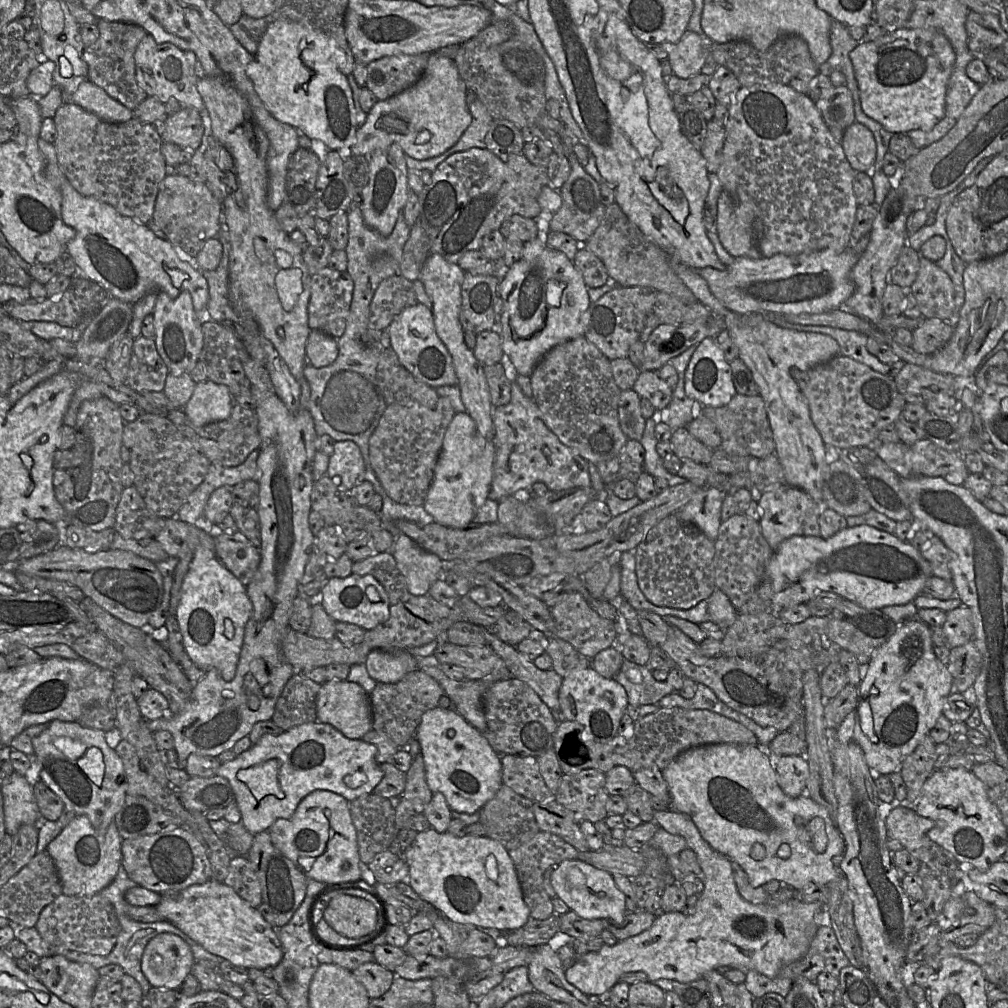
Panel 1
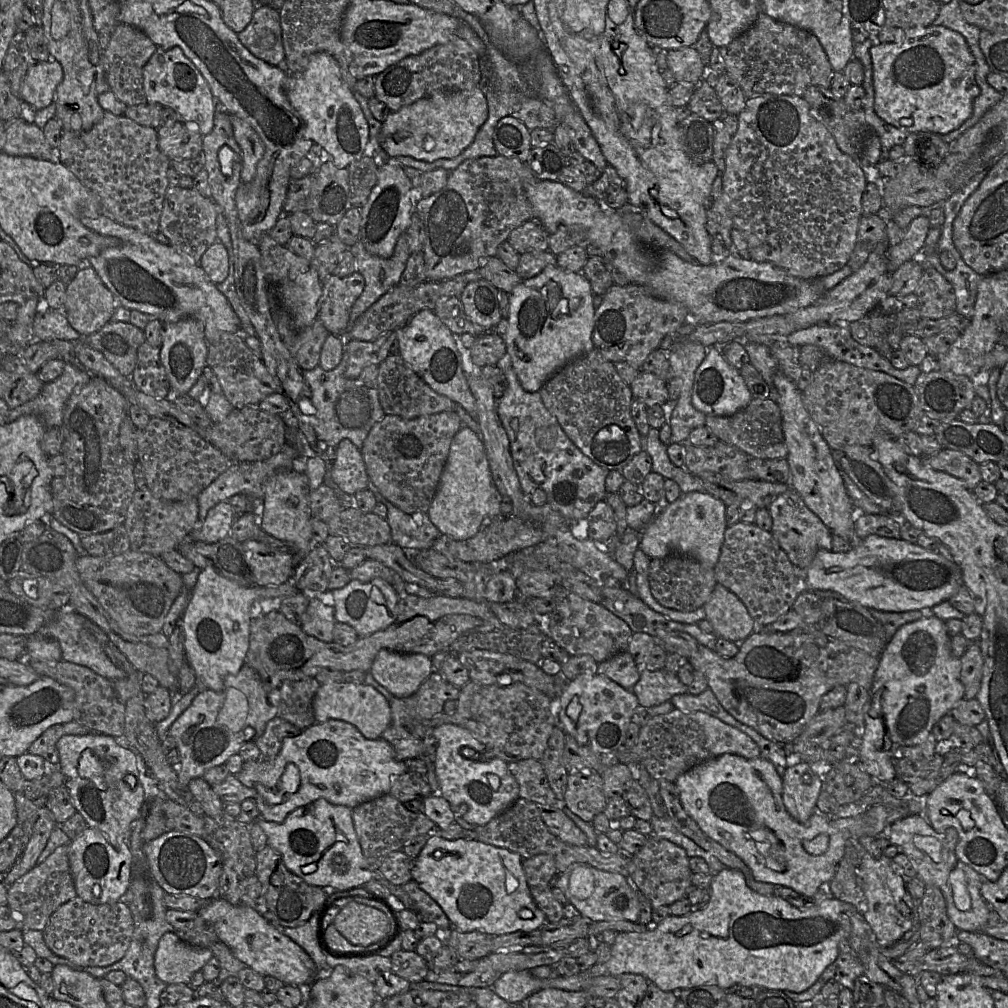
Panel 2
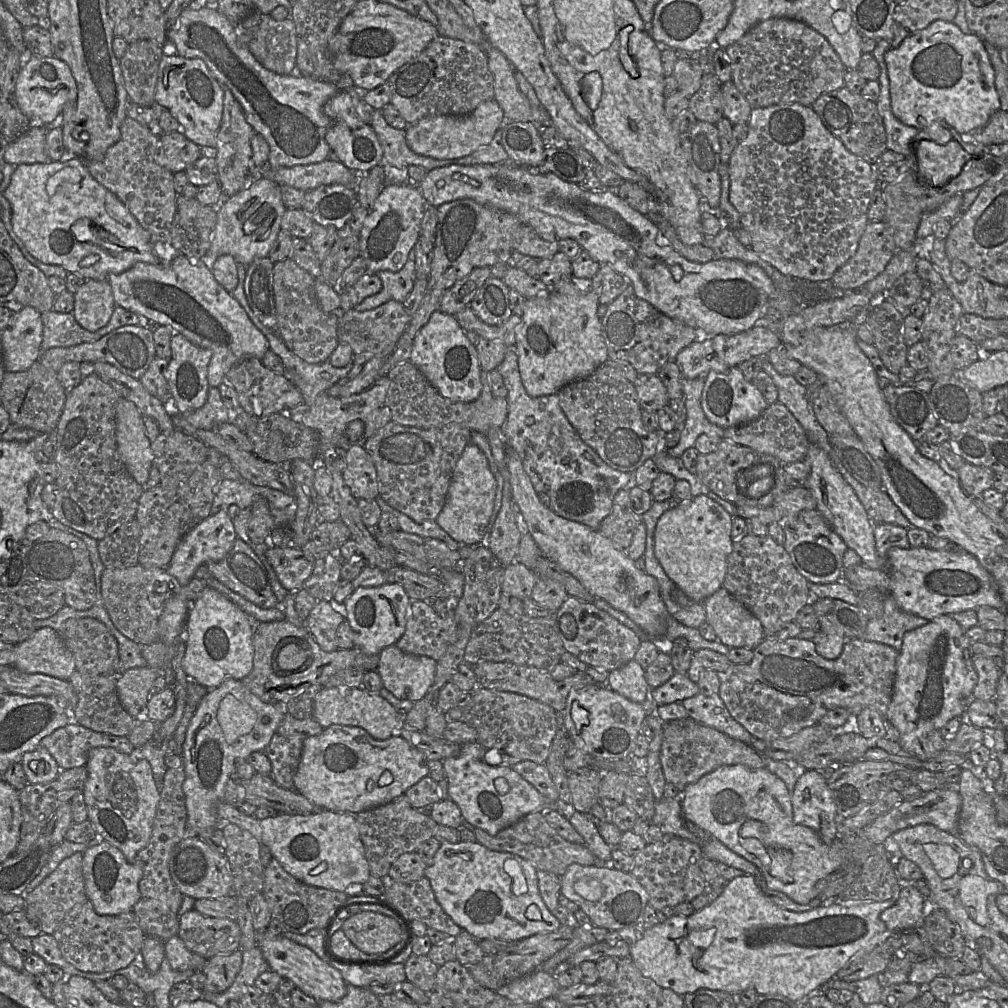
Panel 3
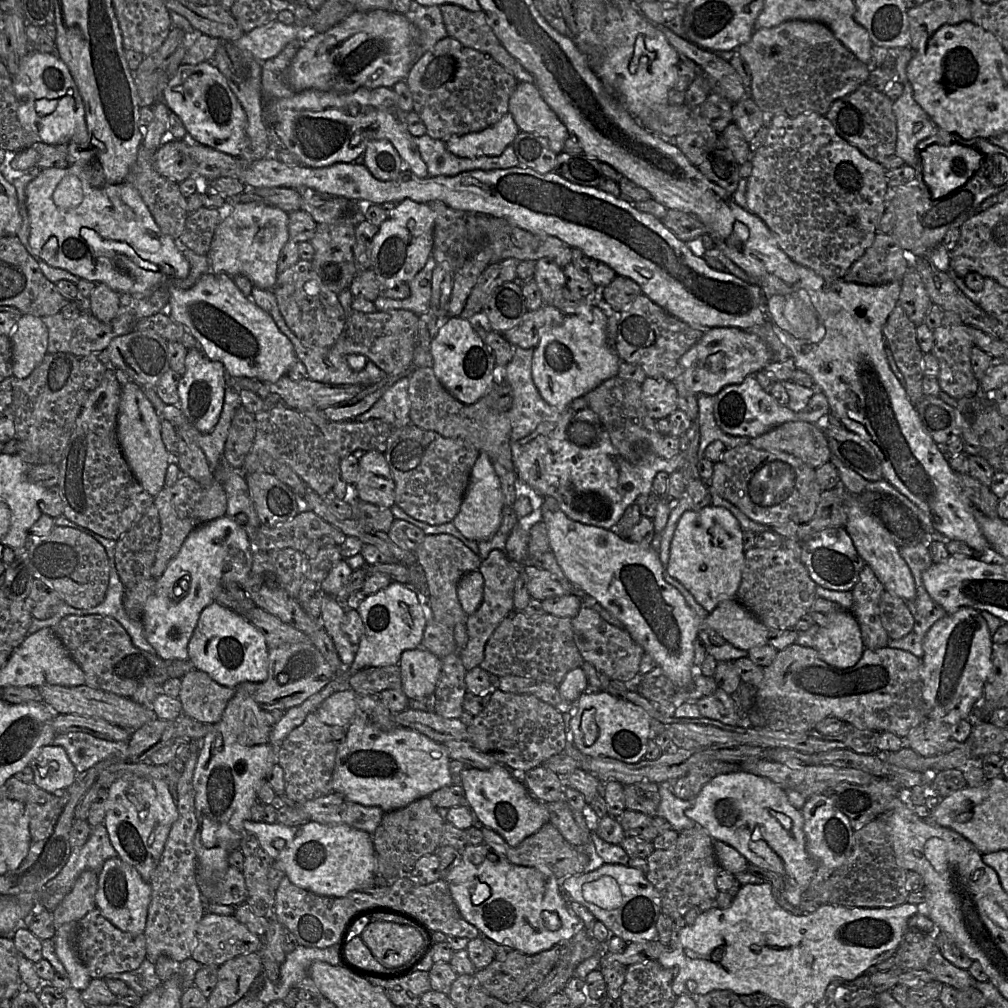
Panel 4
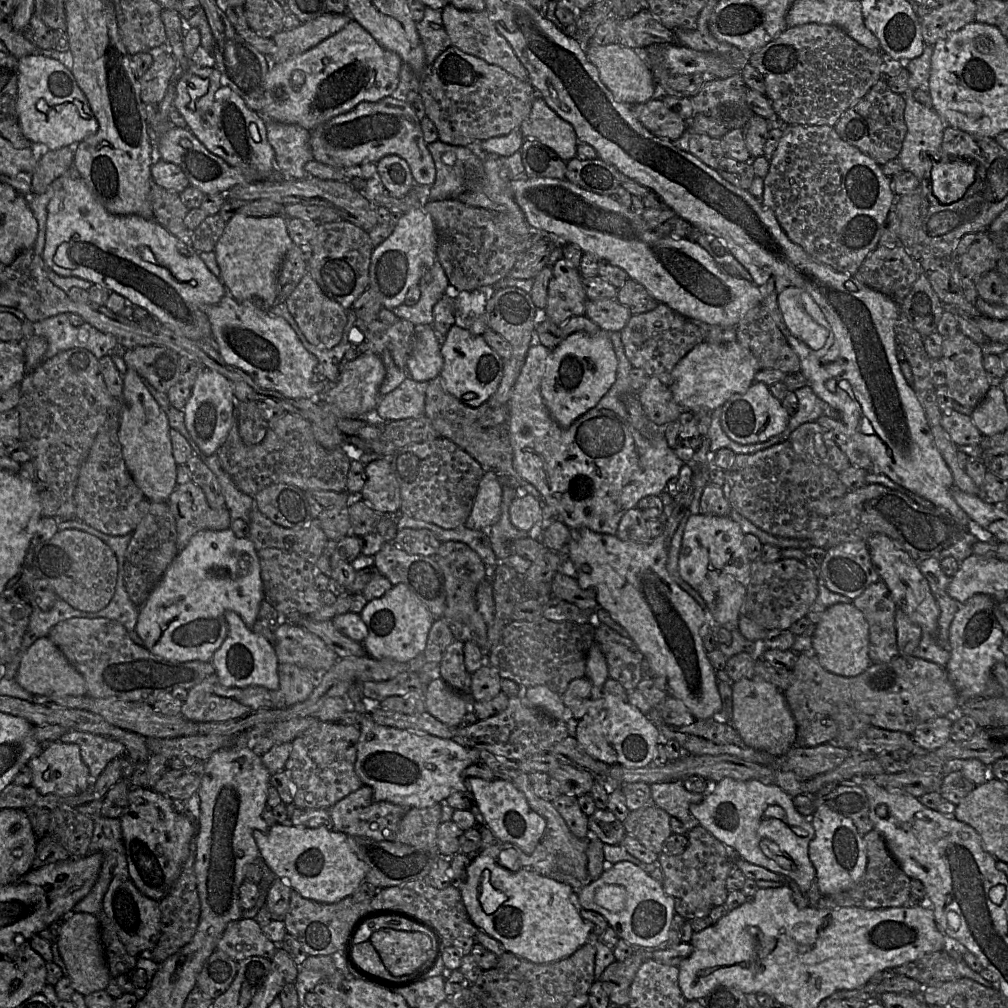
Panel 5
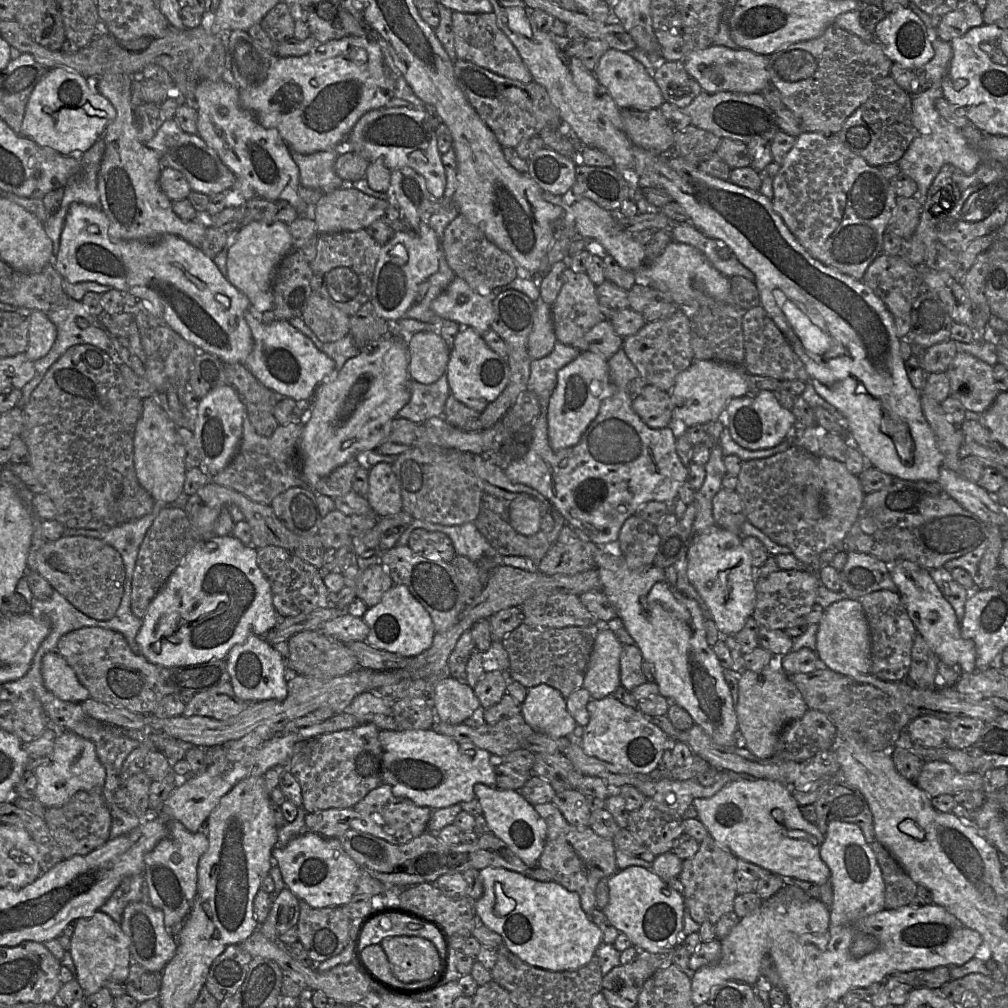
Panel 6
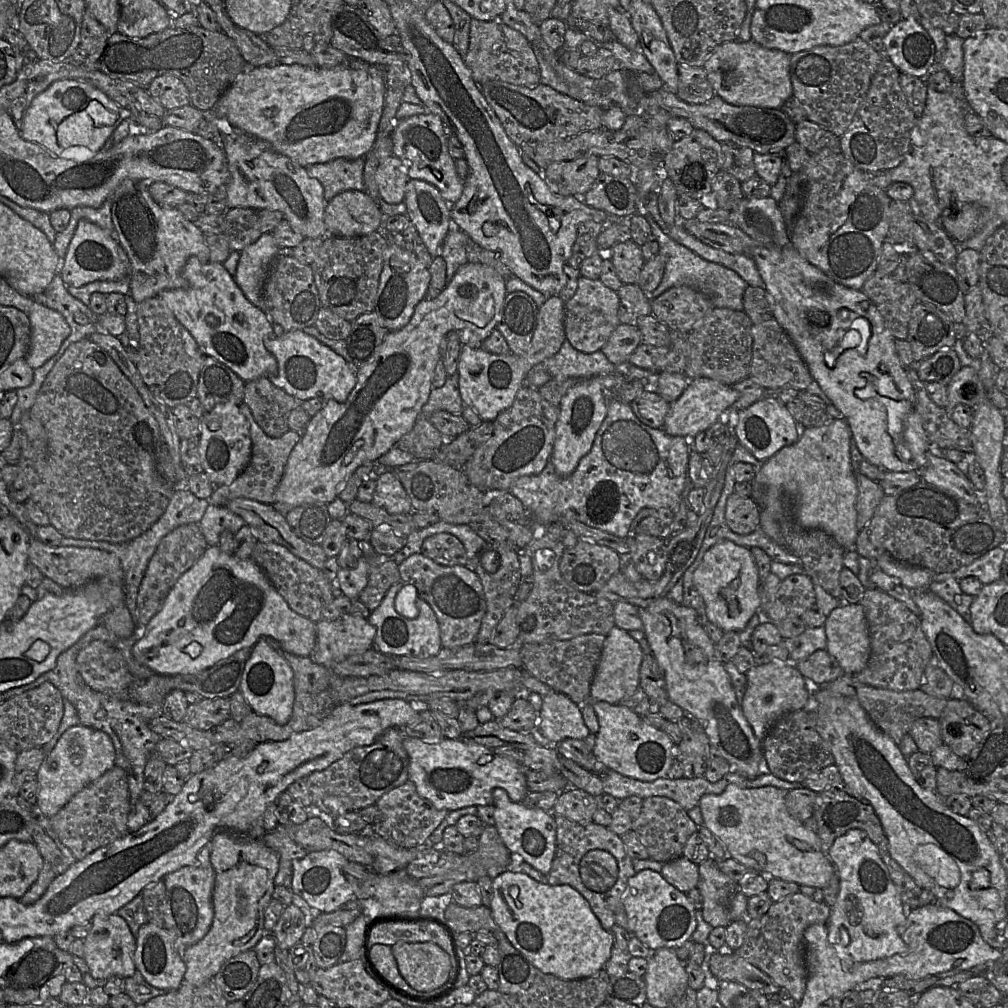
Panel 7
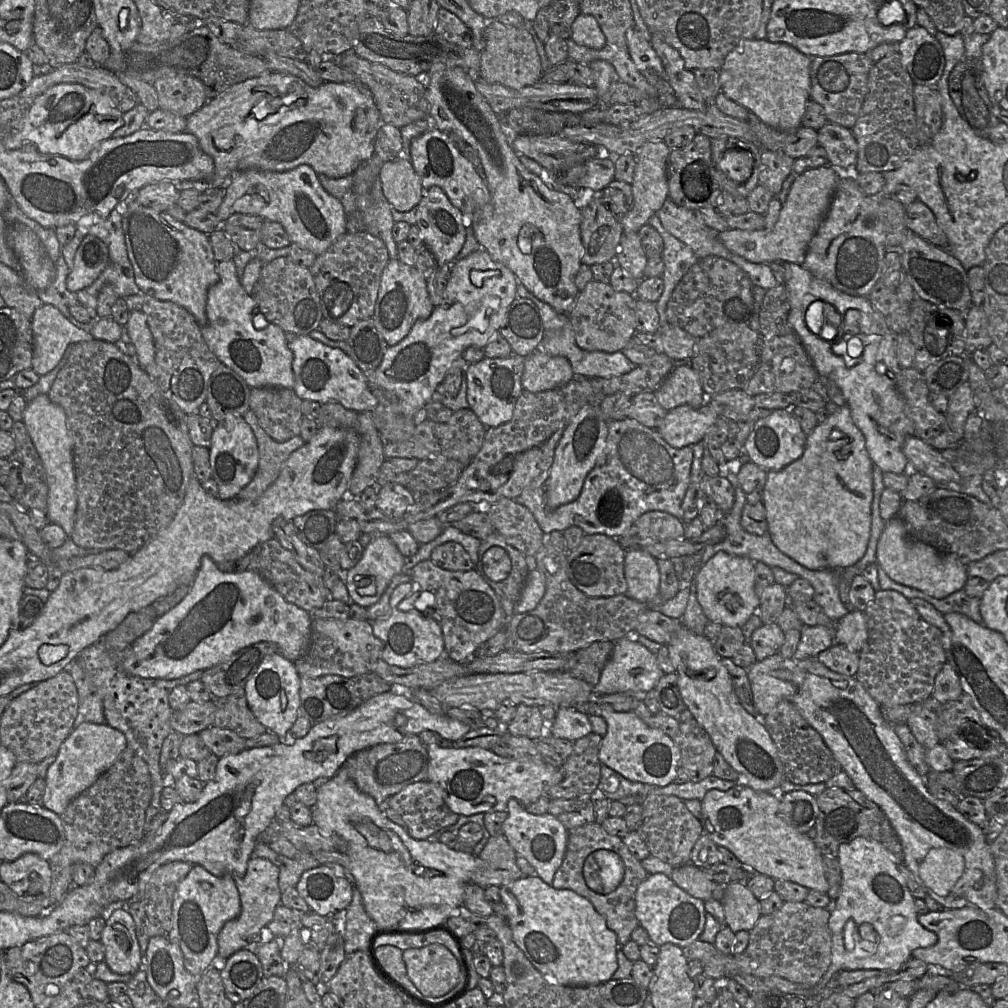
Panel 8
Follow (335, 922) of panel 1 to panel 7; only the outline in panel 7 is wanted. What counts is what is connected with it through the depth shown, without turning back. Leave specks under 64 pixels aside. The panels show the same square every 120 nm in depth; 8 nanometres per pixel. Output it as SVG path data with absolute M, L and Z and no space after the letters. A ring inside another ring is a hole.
M397 942L391 946L399 971L418 994L436 997L451 986L455 962L433 942Z

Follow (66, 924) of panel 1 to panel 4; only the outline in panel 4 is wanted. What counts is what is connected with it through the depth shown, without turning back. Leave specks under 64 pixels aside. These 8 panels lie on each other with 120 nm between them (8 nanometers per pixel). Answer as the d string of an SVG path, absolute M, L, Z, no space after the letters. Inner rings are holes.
M95 907L77 923L75 950L92 978L105 979L111 973L137 969L146 958L146 939L143 934L124 932L107 920Z

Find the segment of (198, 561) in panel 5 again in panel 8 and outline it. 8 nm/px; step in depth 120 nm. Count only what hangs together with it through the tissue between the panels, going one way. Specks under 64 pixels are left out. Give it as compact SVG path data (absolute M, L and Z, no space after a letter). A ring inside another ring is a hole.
M204 555L189 593L128 648L121 666L131 676L173 680L210 669L257 642L274 644L285 658L296 662L309 648L312 621L308 611L288 602L257 572L225 573Z

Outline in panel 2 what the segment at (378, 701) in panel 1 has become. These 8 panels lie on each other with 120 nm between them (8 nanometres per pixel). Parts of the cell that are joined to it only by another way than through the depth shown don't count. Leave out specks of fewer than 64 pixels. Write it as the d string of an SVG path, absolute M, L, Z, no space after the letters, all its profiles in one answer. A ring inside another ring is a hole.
M433 671L413 695L405 698L393 697L389 701L391 725L405 727L406 722L412 720L431 720L443 712L446 701L457 700L458 697L459 688Z

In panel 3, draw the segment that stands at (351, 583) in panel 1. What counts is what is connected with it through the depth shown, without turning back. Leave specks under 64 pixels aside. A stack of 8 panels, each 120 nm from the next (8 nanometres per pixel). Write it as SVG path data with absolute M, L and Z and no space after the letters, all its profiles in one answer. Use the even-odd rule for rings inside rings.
M400 584L356 588L343 602L344 618L355 632L355 647L366 654L379 655L383 649L395 645L405 632L411 602Z

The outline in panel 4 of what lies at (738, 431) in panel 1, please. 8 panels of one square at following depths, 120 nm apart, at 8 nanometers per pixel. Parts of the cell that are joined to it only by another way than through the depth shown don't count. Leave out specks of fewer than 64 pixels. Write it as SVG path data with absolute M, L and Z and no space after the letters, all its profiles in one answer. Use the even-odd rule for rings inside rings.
M790 421L752 438L749 444L768 451L789 453L813 468L830 462L832 453L825 431L820 425Z

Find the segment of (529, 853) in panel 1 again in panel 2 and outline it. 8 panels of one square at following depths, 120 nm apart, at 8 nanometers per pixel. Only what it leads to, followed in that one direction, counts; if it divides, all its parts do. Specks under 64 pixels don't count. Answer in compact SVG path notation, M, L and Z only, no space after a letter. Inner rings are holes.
M539 854L522 862L531 896L537 907L543 911L547 922L555 923L564 918L563 906L552 894L550 881L559 875L554 858Z

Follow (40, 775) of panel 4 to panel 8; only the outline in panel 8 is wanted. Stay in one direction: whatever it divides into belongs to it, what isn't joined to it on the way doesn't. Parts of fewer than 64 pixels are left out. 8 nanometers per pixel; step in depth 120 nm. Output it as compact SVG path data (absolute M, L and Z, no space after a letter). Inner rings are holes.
M82 723L74 728L47 770L43 807L61 816L71 801L91 787L126 748L125 735L106 723Z

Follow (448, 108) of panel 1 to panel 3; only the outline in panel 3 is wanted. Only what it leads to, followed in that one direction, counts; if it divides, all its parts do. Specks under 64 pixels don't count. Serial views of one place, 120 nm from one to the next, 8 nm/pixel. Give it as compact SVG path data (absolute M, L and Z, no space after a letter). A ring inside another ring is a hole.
M496 100L482 102L465 116L435 116L419 120L405 129L408 146L415 153L435 159L458 159L488 145L506 121Z

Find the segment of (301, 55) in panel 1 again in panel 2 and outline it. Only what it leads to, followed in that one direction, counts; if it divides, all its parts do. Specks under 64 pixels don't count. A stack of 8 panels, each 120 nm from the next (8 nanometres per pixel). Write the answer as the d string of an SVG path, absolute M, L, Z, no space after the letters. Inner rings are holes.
M326 52L313 54L306 68L299 74L290 75L286 87L287 97L301 117L303 136L320 145L338 166L348 166L371 149L369 125L352 90L342 78L336 60Z

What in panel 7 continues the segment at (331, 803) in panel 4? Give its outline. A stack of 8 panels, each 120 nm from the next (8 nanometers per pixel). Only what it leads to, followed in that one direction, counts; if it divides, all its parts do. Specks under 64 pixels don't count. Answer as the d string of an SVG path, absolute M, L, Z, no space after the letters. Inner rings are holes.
M411 781L387 792L375 805L382 813L381 821L371 825L368 830L403 848L425 845L449 813L447 810L435 808L429 800L421 797Z

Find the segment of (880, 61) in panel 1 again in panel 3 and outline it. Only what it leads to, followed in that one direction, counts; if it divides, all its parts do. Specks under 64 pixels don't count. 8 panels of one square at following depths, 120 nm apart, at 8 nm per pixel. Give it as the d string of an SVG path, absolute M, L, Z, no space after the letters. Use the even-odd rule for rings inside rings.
M936 20L932 22L925 29L906 37L898 47L888 49L885 52L884 60L888 71L892 112L902 123L915 127L918 130L946 128L952 134L968 134L983 127L989 121L992 114L1000 108L1000 99L995 87L995 71L985 49L984 41L976 34L963 33L953 21Z

